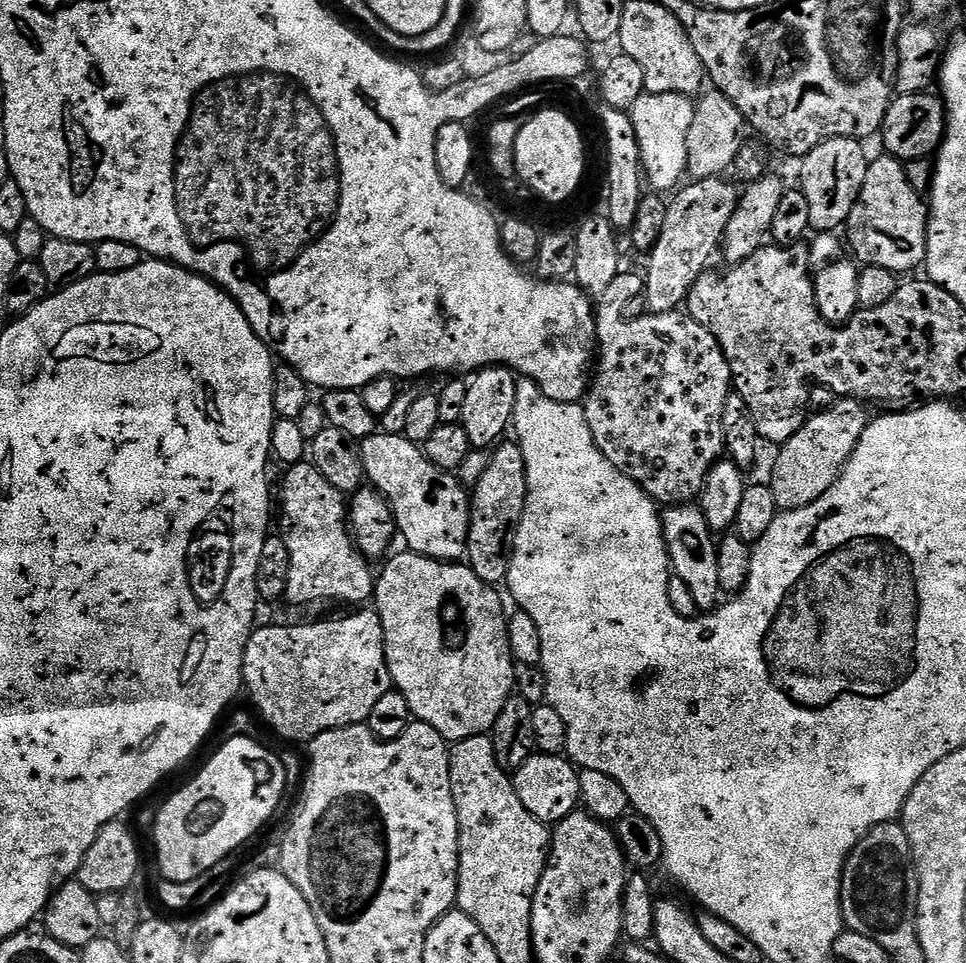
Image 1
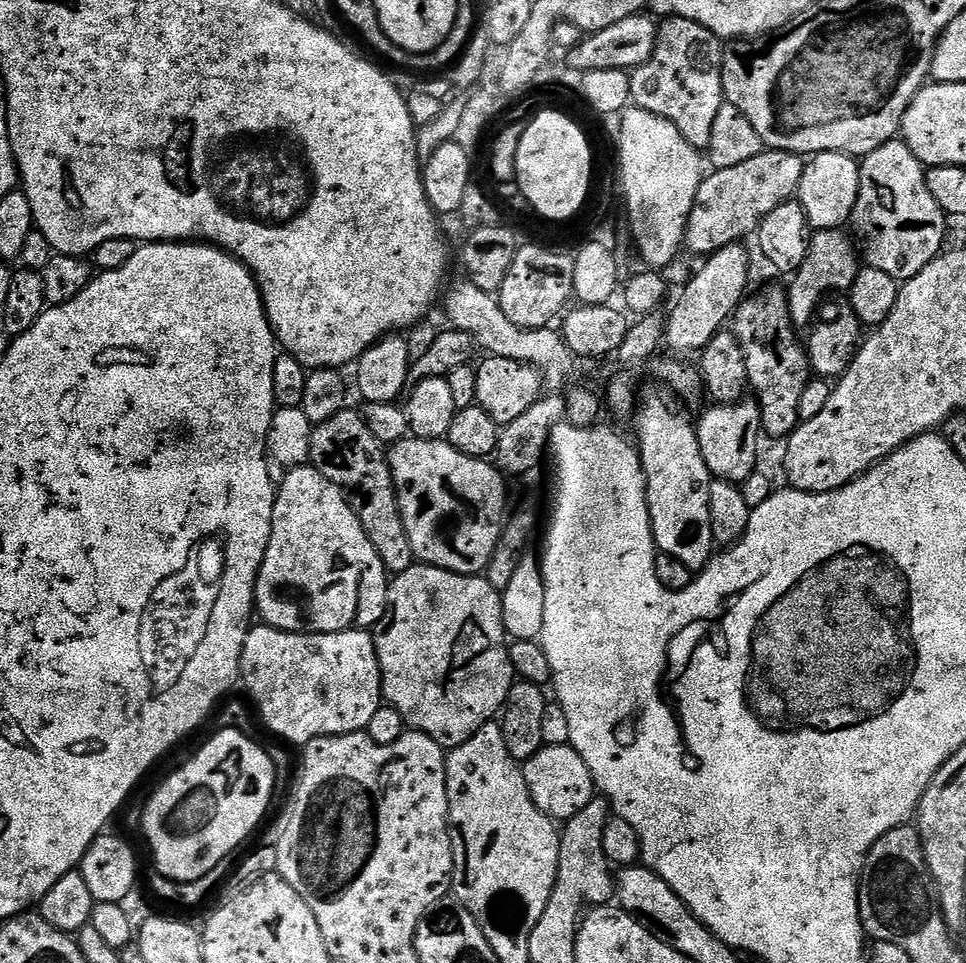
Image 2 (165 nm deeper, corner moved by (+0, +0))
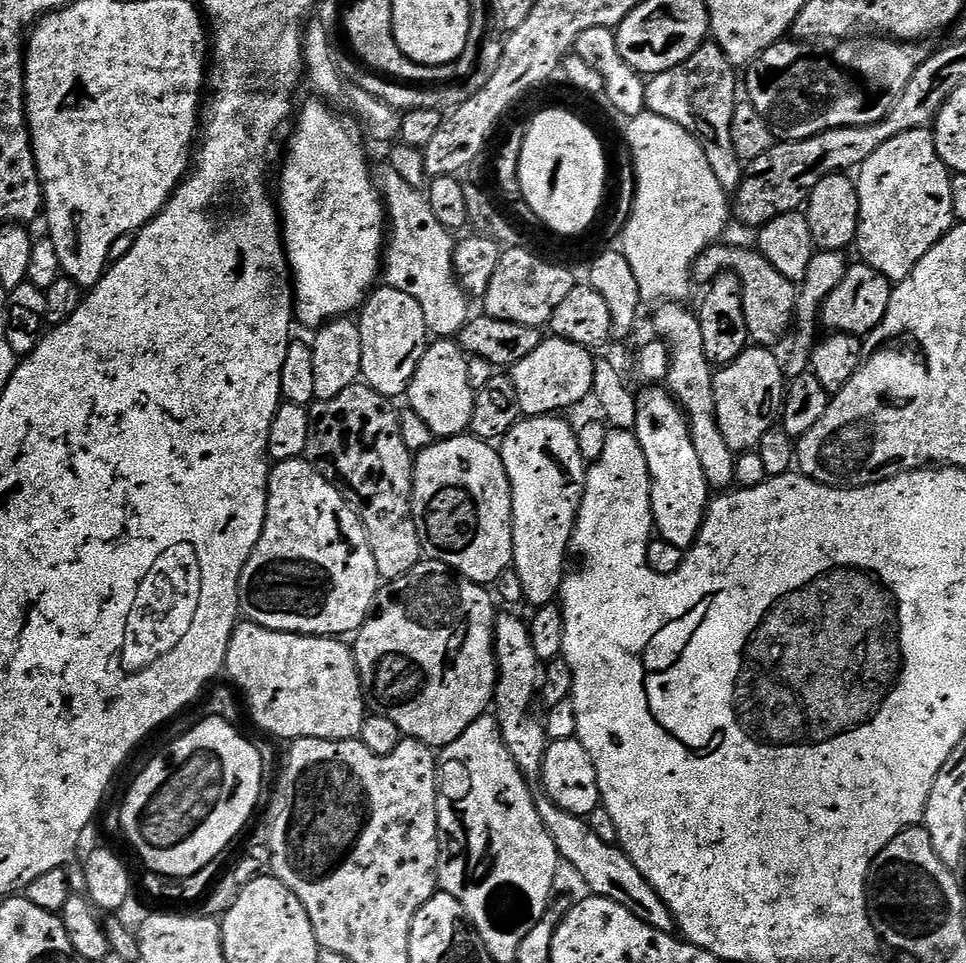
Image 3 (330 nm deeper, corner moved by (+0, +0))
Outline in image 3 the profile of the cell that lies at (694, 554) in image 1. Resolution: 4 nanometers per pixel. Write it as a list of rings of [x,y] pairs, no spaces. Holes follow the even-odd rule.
[[[662,386],[643,390],[637,395],[637,416],[632,430],[642,446],[649,468],[653,525],[670,545],[687,550],[700,535],[710,503],[708,479],[695,453],[688,420],[675,397]]]

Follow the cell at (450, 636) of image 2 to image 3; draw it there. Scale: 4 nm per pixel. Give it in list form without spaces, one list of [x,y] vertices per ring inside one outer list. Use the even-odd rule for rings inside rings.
[[[421,559],[410,574],[387,581],[376,594],[374,611],[355,633],[354,655],[360,682],[409,740],[443,750],[464,733],[466,726],[493,707],[496,694],[497,601],[483,584],[461,576],[437,560]]]

